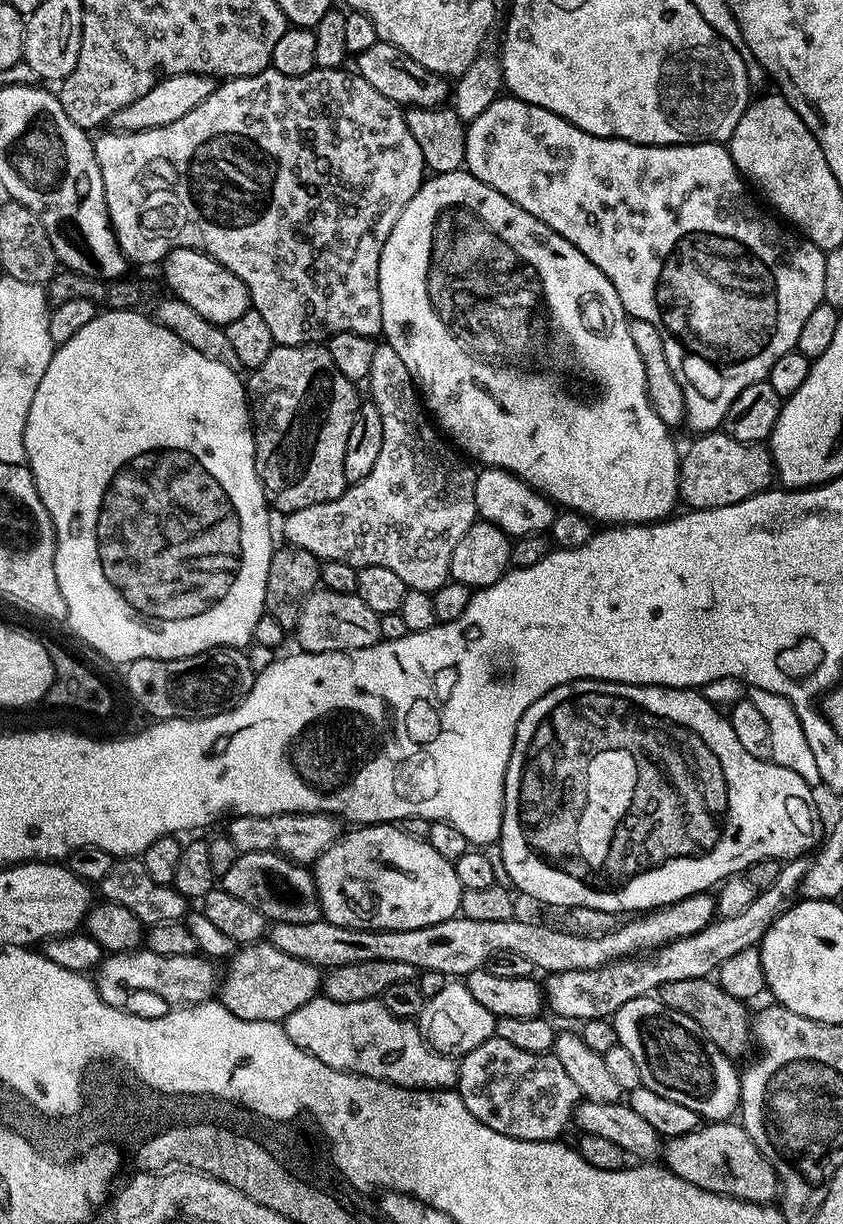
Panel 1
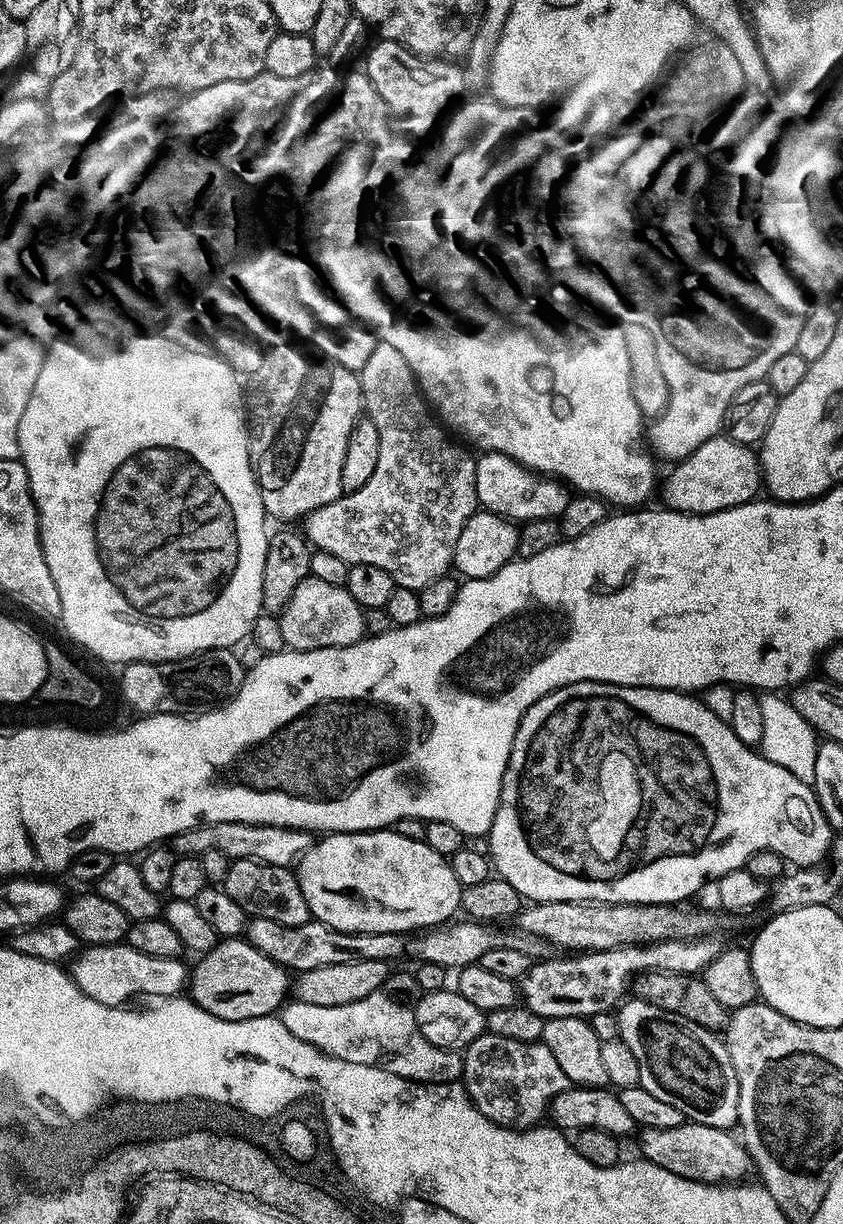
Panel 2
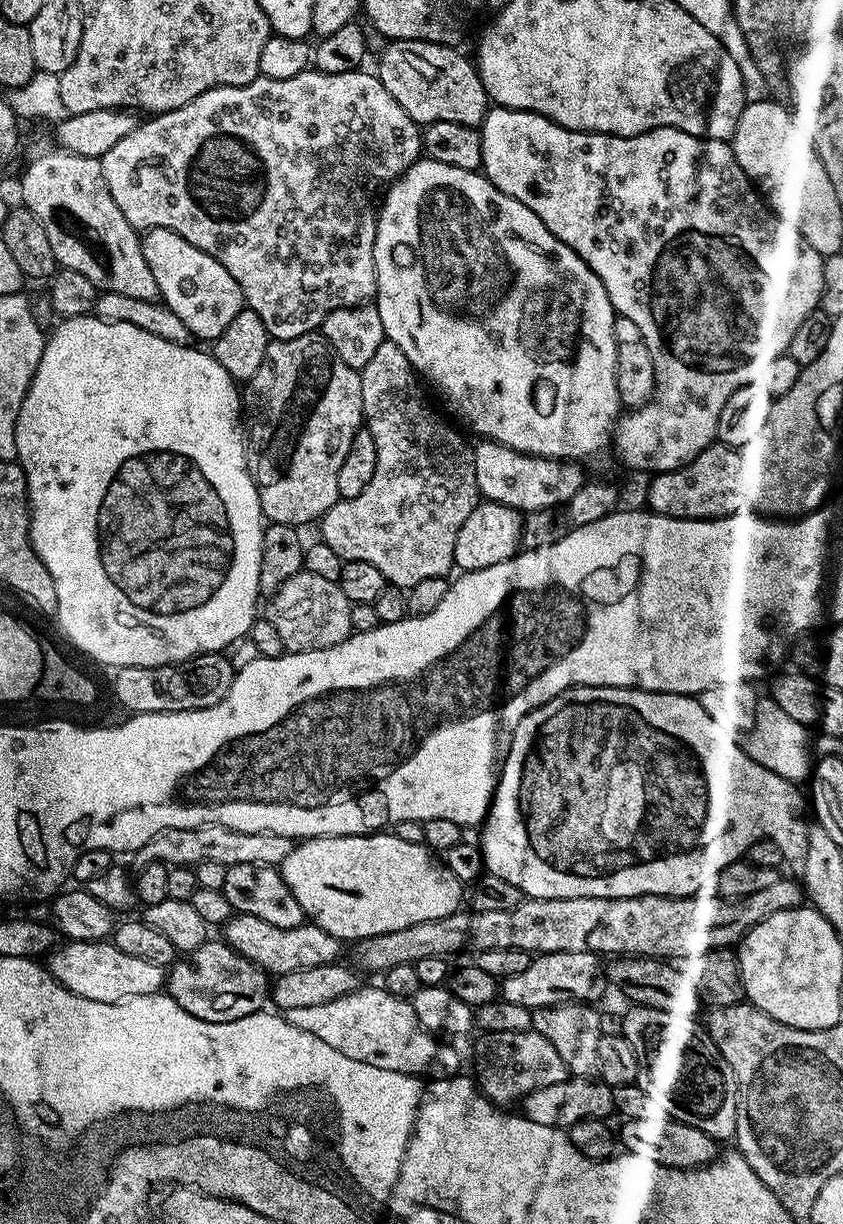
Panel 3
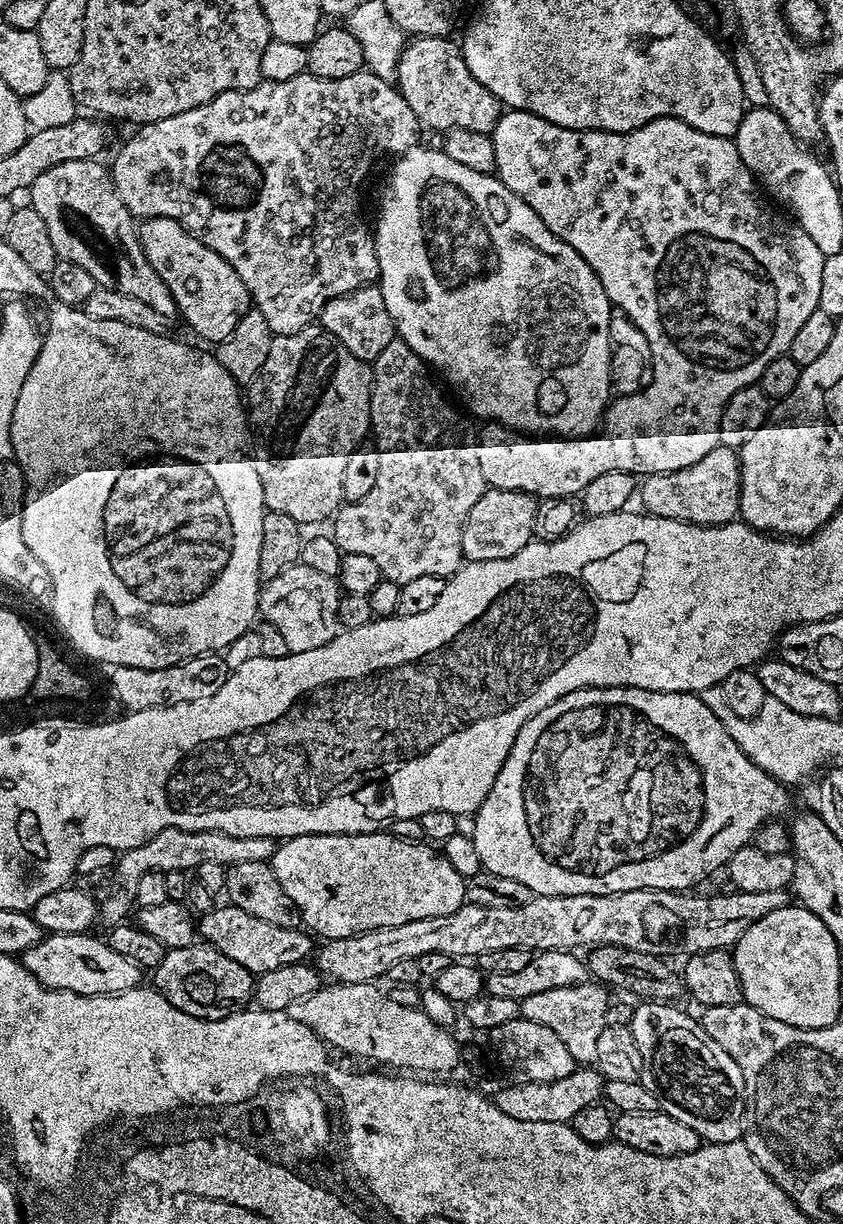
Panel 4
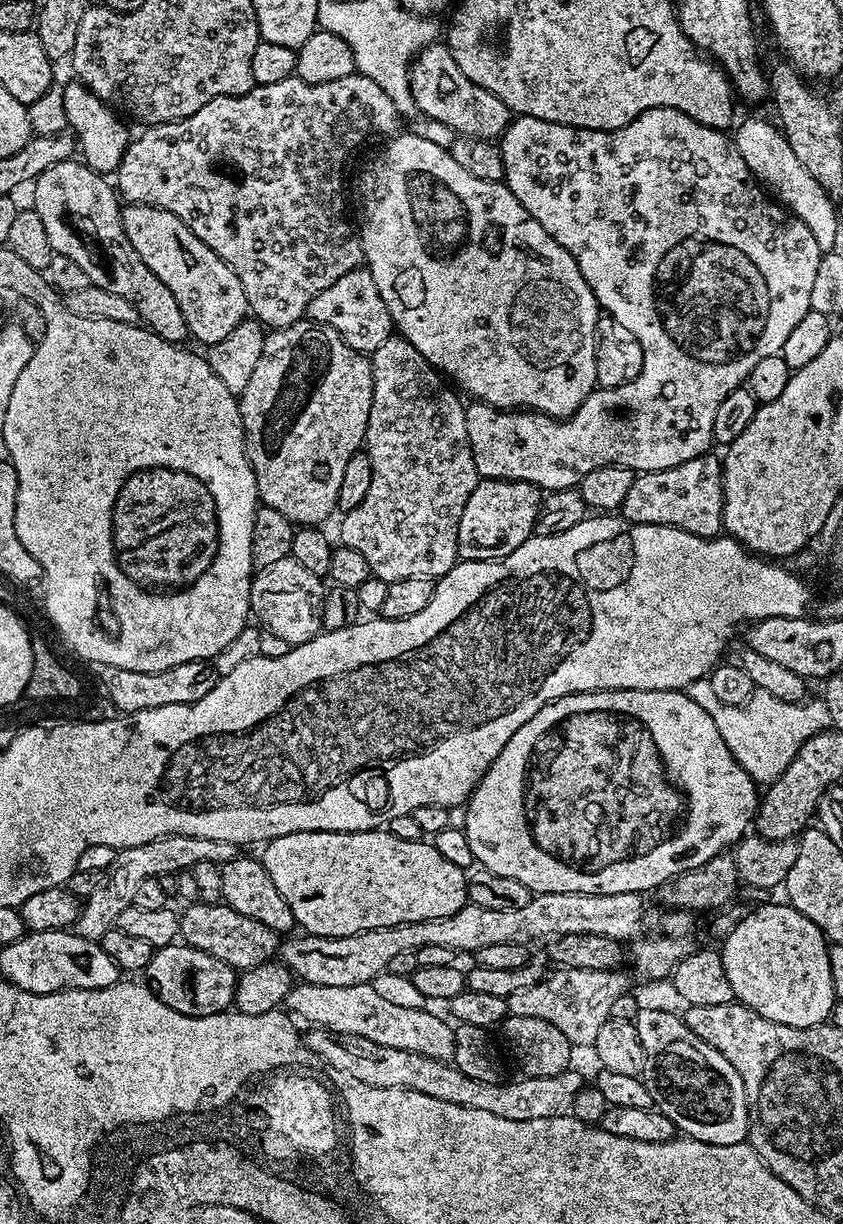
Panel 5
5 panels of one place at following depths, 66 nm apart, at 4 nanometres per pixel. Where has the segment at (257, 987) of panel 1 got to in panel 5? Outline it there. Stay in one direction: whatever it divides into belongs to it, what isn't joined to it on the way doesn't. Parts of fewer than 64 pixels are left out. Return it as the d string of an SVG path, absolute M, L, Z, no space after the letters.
M183 942L155 949L143 975L148 976L147 983L153 994L178 1014L212 1016L216 1012L227 1012L236 996L237 969Z

